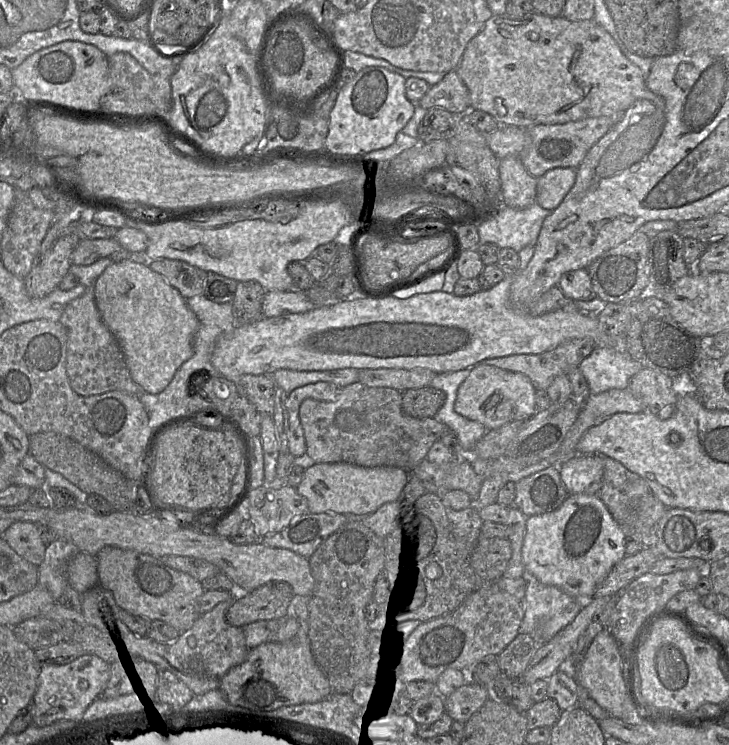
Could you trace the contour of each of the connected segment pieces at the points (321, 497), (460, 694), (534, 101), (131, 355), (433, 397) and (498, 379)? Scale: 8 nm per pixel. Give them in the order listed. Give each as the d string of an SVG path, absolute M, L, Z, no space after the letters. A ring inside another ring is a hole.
M314 463L304 470L296 487L307 500L308 512L369 515L388 502L395 502L411 473L397 467L361 467L348 463Z
M467 683L443 698L445 711L453 720L466 722L489 699L489 690L478 683Z
M537 12L525 15L523 18L509 18L506 15L492 15L485 23L483 29L473 37L466 46L458 67L454 70L464 84L470 95L471 109L481 110L492 115L501 125L514 125L527 128L539 124L564 124L585 118L608 116L618 123L625 111L637 100L649 100L659 107L664 101L646 86L646 76L641 69L632 63L621 51L614 38L595 20L570 21L563 16L550 17Z
M131 260L113 262L110 264L95 281L94 295L95 303L101 319L116 338L123 352L125 363L129 369L132 379L150 394L159 394L162 392L172 381L176 371L192 356L193 353L193 340L199 329L199 320L195 313L188 307L186 299L176 288L171 286L162 275L154 272L148 265L143 262L134 262Z
M430 385L408 389L402 393L402 410L414 418L434 417L446 399L443 391Z
M478 363L459 386L454 409L459 415L492 430L512 421L526 421L535 415L535 392L532 382L524 374Z

